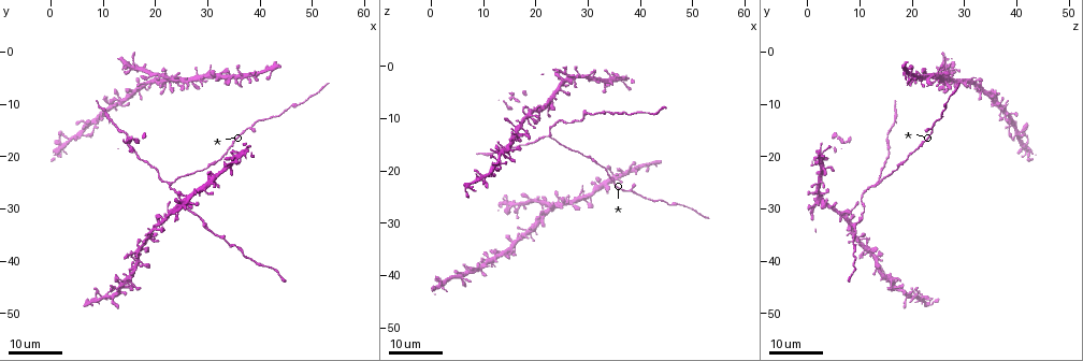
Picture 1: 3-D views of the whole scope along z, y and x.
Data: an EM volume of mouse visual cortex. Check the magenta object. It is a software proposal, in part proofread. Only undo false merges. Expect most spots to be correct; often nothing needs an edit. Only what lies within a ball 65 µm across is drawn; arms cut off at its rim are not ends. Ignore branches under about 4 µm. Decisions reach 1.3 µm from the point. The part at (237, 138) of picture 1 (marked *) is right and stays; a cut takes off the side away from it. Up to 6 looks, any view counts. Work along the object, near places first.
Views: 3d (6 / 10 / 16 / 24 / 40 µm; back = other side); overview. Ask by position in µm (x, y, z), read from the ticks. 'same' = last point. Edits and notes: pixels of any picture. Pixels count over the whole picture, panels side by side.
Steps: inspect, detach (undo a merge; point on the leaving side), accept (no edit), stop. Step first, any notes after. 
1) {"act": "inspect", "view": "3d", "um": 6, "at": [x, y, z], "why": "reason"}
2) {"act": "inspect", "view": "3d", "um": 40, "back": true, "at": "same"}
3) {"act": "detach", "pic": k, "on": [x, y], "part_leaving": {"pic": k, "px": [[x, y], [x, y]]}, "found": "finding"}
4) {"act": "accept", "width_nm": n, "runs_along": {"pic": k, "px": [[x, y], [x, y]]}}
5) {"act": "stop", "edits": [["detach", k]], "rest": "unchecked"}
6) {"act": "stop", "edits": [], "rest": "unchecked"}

{"act": "inspect", "view": "3d", "um": 16, "at": [31.5, 21.0, 18.0], "why": "calibre changes"}

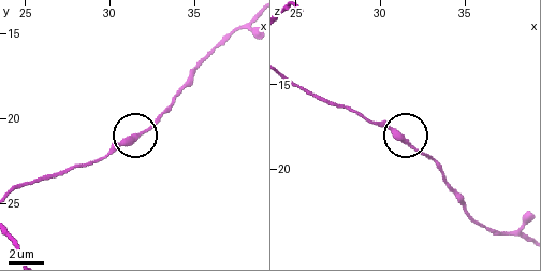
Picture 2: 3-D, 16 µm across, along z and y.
{"act": "inspect", "view": "3d", "um": 6, "at": [31.6, 21.0, 18.3]}

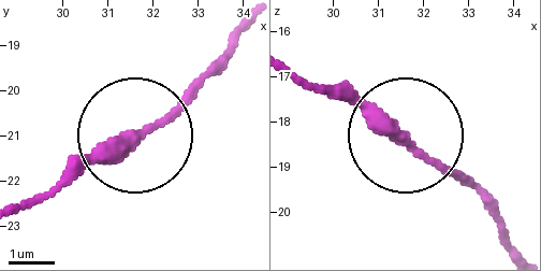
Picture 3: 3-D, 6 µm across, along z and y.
{"act": "accept", "runs_along": {"pic": 3, "px": [[514, 245], [486, 199], [329, 87]]}, "found": "all the same neuron"}

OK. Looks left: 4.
{"act": "inspect", "view": "3d", "um": 16, "at": [22.5, 25.5, 13.0], "why": "arms part here"}

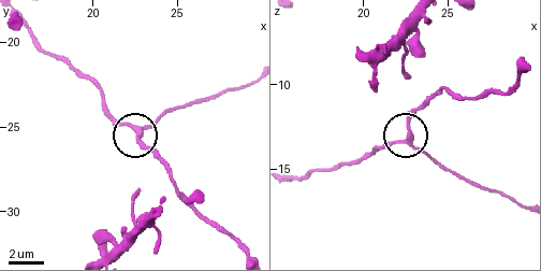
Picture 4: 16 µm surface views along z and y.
{"act": "inspect", "view": "3d", "um": 10, "at": [22.6, 25.3, 13.3]}

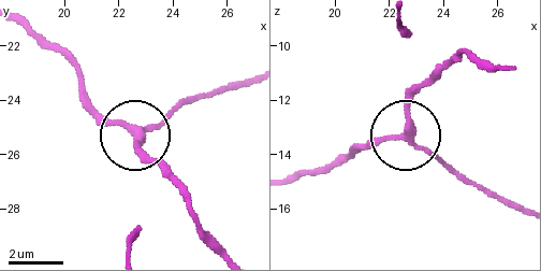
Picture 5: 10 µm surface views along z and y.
{"act": "accept", "side_arm_um": 25, "runs_along": {"pic": 5, "px": [[247, 79], [192, 97], [136, 133], [83, 97]]}, "found": "all the same neuron"}

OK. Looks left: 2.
{"act": "inspect", "view": "3d", "um": 16, "at": [16.5, 19.0, 16.0], "why": "thick turns thin"}

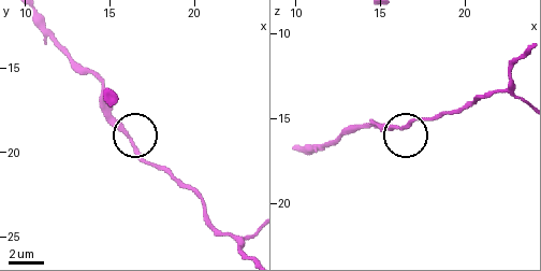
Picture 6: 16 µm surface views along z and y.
{"act": "inspect", "view": "3d", "um": 6, "at": [16.2, 19.2, 15.6]}

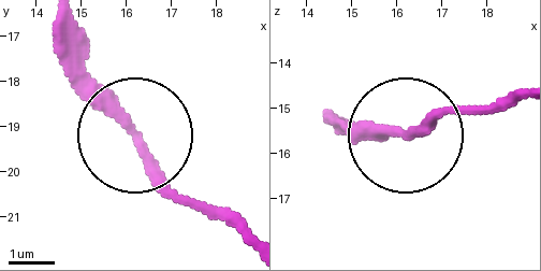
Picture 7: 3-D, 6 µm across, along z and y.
{"act": "accept", "runs_along": {"pic": 7, "px": [[252, 251], [60, 58]]}, "found": "all the same neuron"}

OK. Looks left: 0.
{"act": "stop", "edits": [], "rest": "unchecked"}

